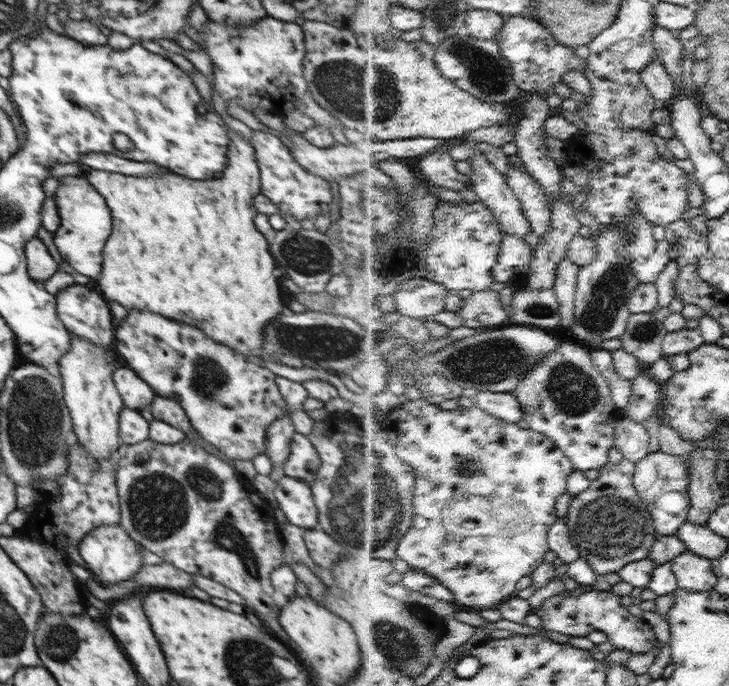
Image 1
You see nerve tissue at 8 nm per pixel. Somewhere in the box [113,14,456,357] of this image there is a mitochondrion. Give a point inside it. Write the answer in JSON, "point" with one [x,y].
{"point":[349,89]}

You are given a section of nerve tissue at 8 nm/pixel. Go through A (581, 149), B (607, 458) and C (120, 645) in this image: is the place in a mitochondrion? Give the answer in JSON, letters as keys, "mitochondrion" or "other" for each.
{"A":"other","B":"other","C":"other"}

